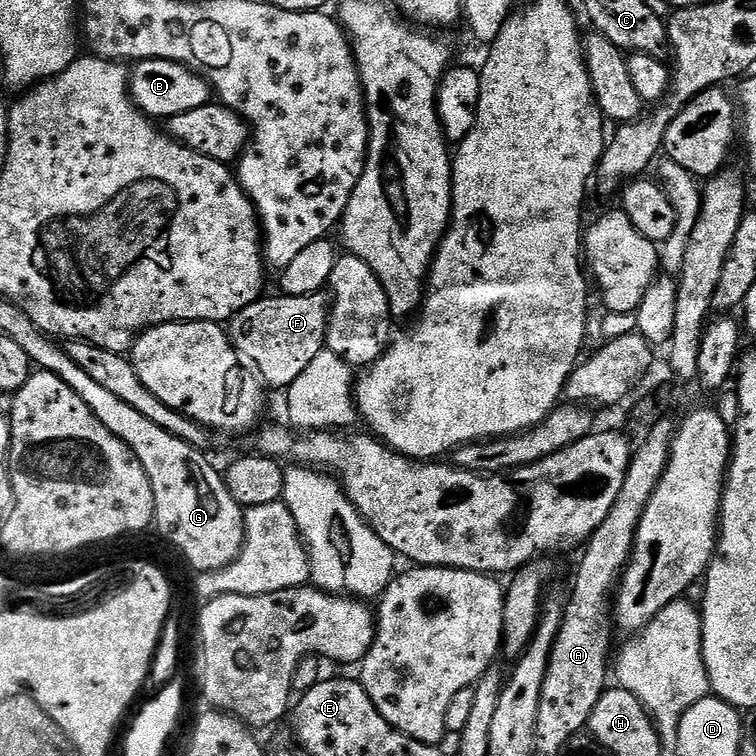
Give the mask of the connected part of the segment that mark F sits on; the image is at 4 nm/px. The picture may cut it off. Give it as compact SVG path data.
M316 292L313 296L275 295L265 295L243 308L232 317L226 331L241 361L251 365L255 375L269 389L287 390L294 378L310 366L310 361L325 351L330 300L324 292Z

